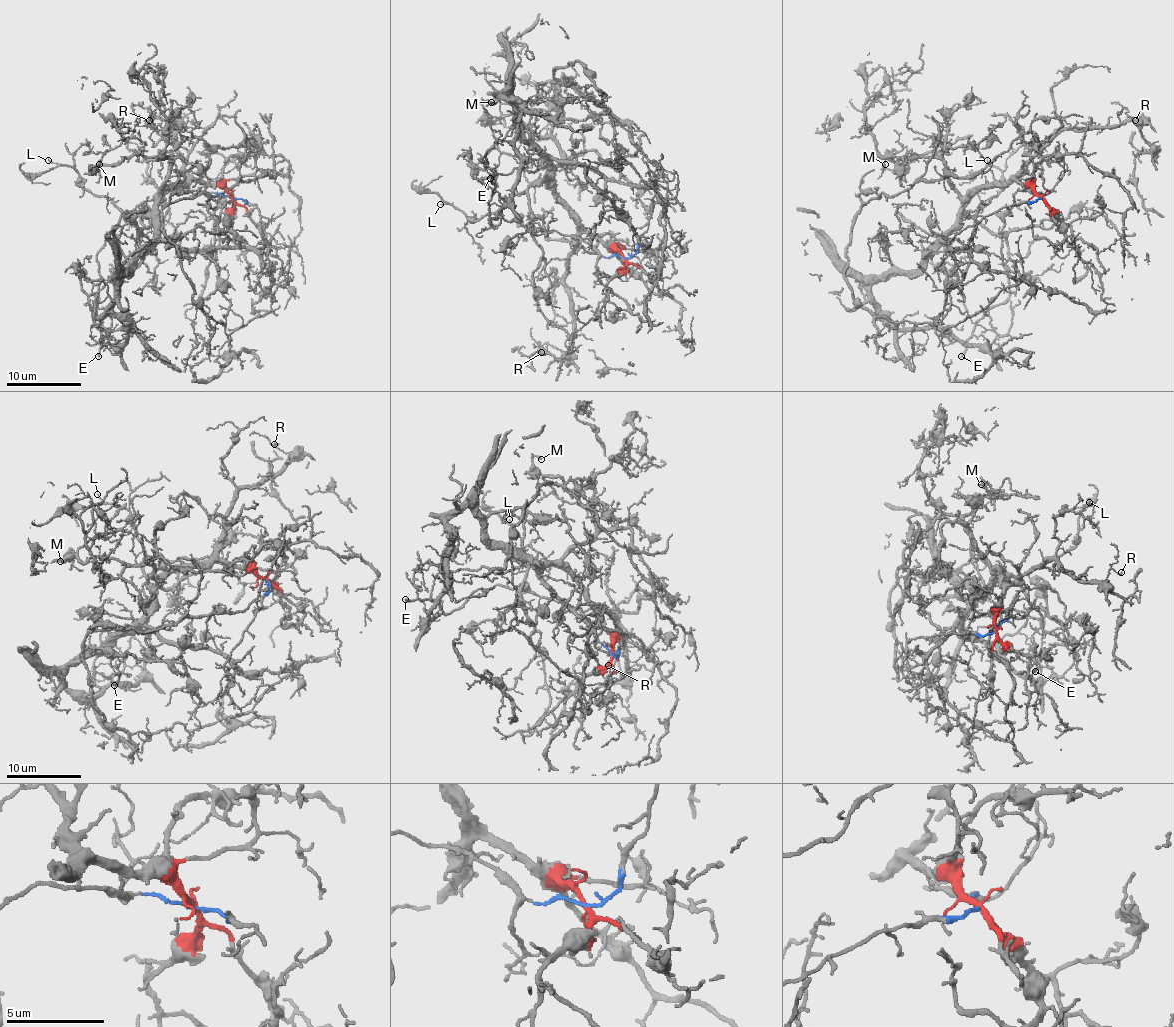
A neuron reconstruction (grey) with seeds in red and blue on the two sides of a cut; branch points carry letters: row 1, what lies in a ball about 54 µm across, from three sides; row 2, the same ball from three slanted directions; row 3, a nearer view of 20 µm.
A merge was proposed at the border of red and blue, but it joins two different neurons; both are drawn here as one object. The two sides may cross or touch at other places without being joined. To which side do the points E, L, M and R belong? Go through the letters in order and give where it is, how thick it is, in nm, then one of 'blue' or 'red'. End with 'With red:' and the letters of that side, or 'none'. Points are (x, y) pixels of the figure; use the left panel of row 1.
E: at (98, 356); 200 nm thick; blue
L: at (48, 160); 120 nm thick; red
M: at (99, 164); 120 nm thick; red
R: at (149, 120); 130 nm thick; red
With red: L, M, R

